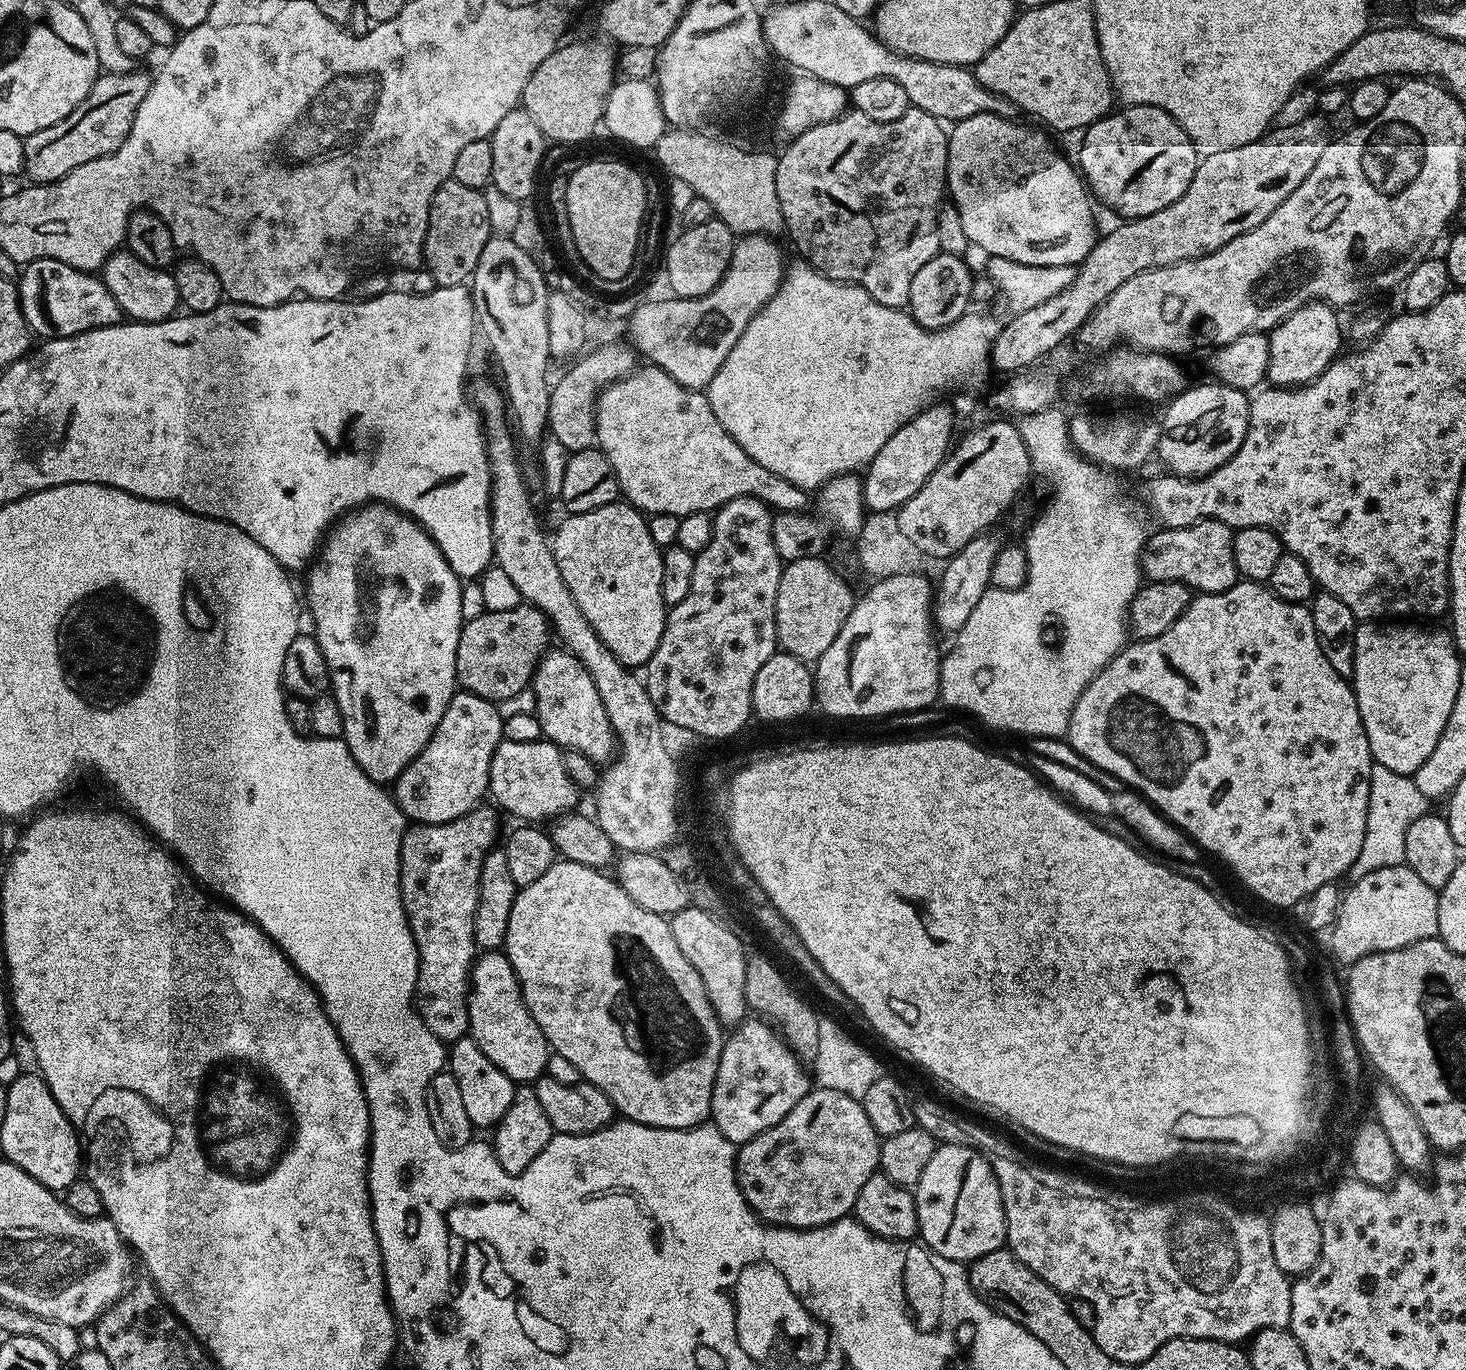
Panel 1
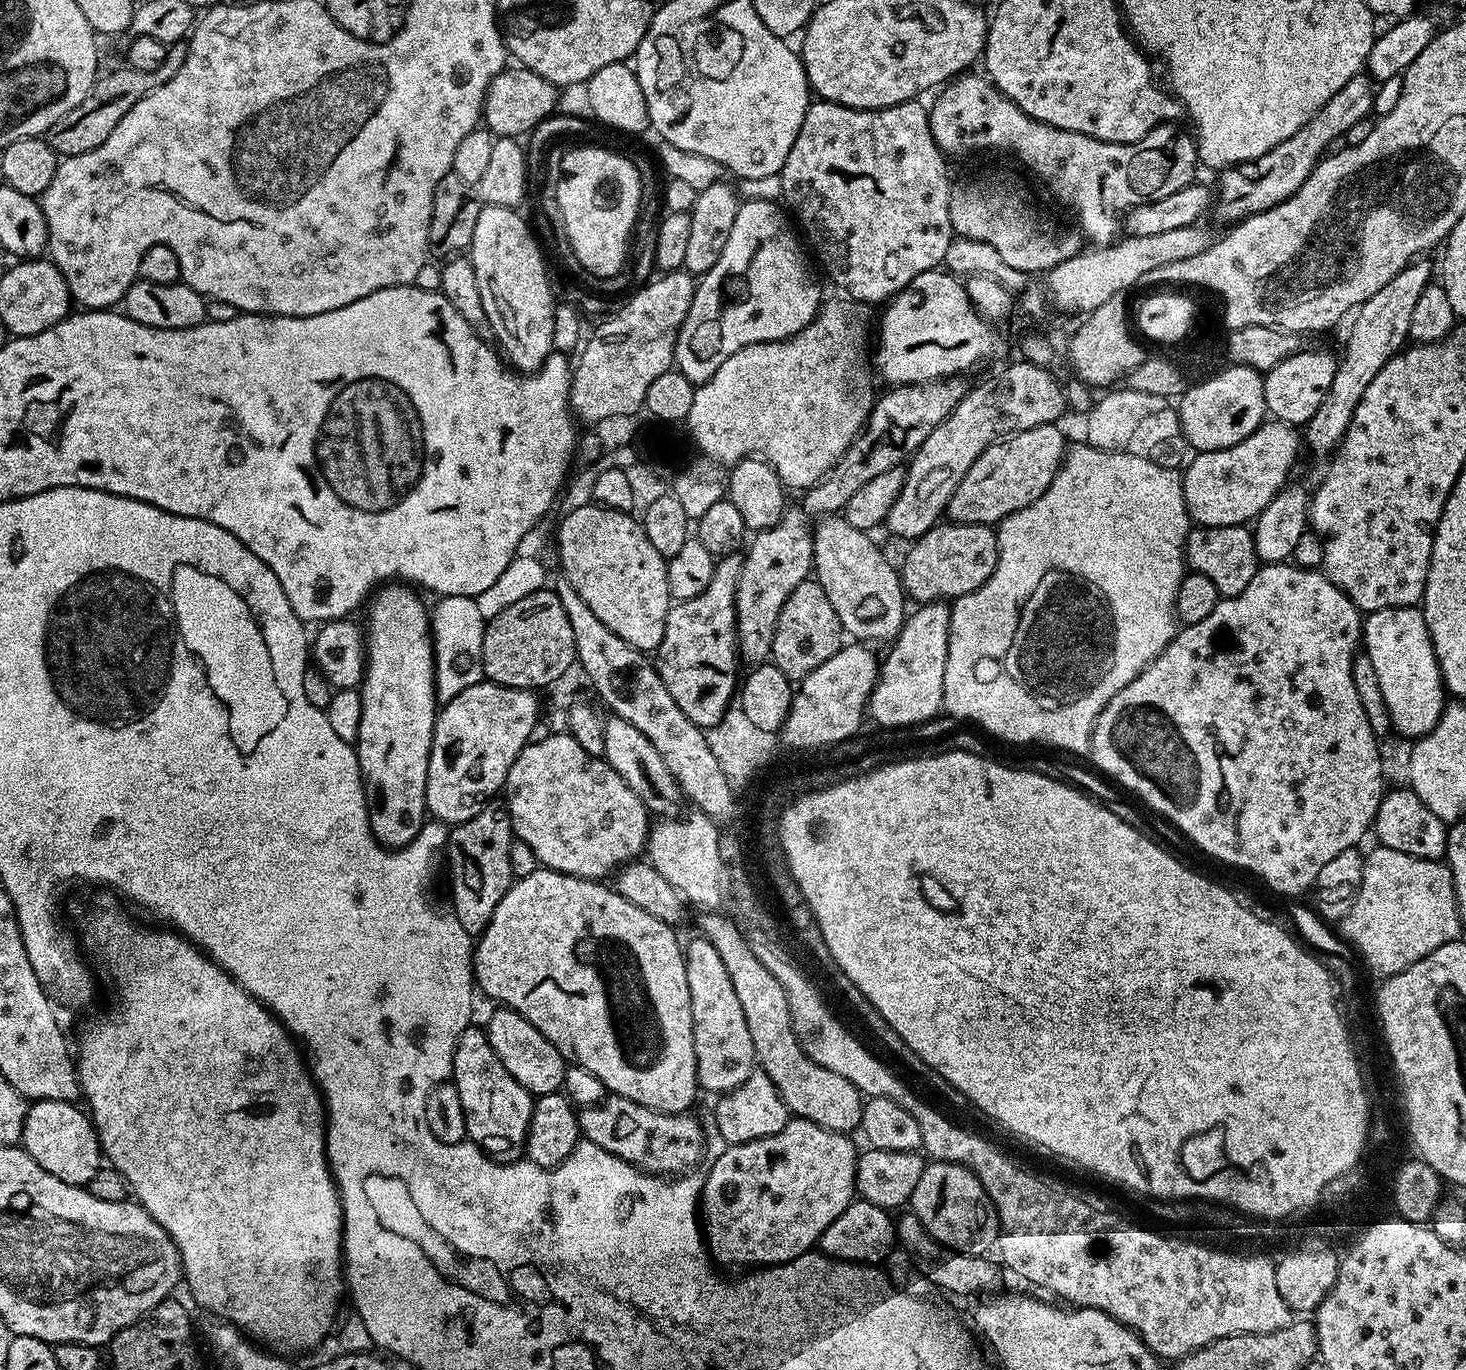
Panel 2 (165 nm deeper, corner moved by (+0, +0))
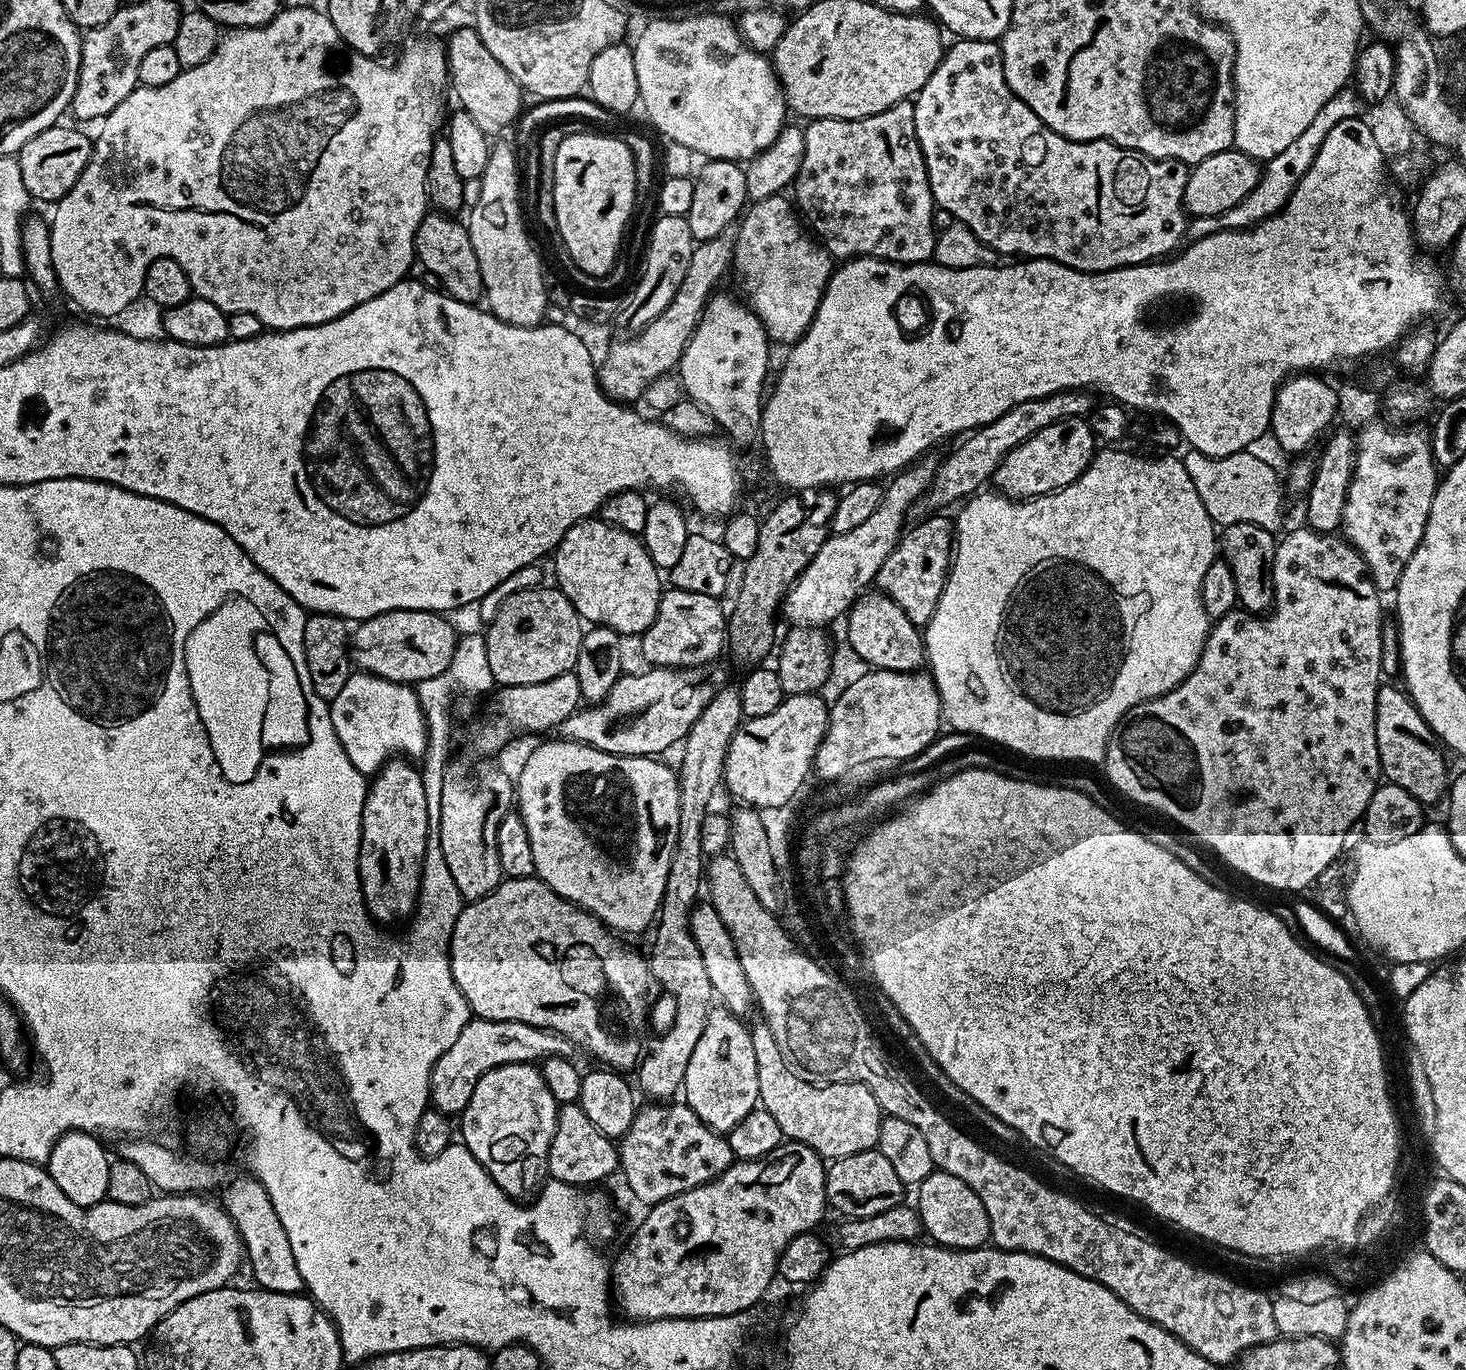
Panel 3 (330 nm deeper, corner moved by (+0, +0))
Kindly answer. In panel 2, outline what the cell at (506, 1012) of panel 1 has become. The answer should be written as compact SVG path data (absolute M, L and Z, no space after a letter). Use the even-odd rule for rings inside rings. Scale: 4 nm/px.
M507 1006L497 1009L486 1023L486 1031L494 1054L498 1054L498 1062L502 1062L502 1066L506 1066L512 1077L533 1097L561 1091L566 1067L564 1055L529 1020L522 1018L522 1014Z

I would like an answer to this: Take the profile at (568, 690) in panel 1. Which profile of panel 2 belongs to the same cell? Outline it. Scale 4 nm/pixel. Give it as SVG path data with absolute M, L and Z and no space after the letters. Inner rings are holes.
M609 715L604 722L604 747L603 759L618 773L620 777L642 798L642 802L648 807L649 813L656 818L676 818L681 815L680 800L682 793L676 785L676 779L666 770L666 762L662 762L662 754L654 750L654 745L646 734L641 734L635 726L630 726L622 718Z

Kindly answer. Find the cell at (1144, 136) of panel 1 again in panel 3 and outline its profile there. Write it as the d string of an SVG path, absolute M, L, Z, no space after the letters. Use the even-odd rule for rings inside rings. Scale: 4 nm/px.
M962 40L947 45L944 57L940 59L938 70L930 74L930 82L914 97L914 130L926 162L926 174L932 191L932 203L937 209L952 215L957 224L965 224L986 247L990 247L1004 258L1035 258L1038 260L1057 260L1080 272L1105 272L1115 268L1125 268L1131 264L1147 264L1159 261L1181 247L1180 239L1186 236L1186 213L1184 195L1190 171L1189 165L1180 160L1152 160L1141 152L1132 152L1108 140L1068 140L1062 134L1050 130L1010 90L1004 77L1002 50L995 40Z

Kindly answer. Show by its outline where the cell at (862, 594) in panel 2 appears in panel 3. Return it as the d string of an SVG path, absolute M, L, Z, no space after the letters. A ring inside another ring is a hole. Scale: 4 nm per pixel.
M868 590L848 609L846 640L873 669L891 672L915 672L926 664L926 649L921 629L889 596L879 590Z

